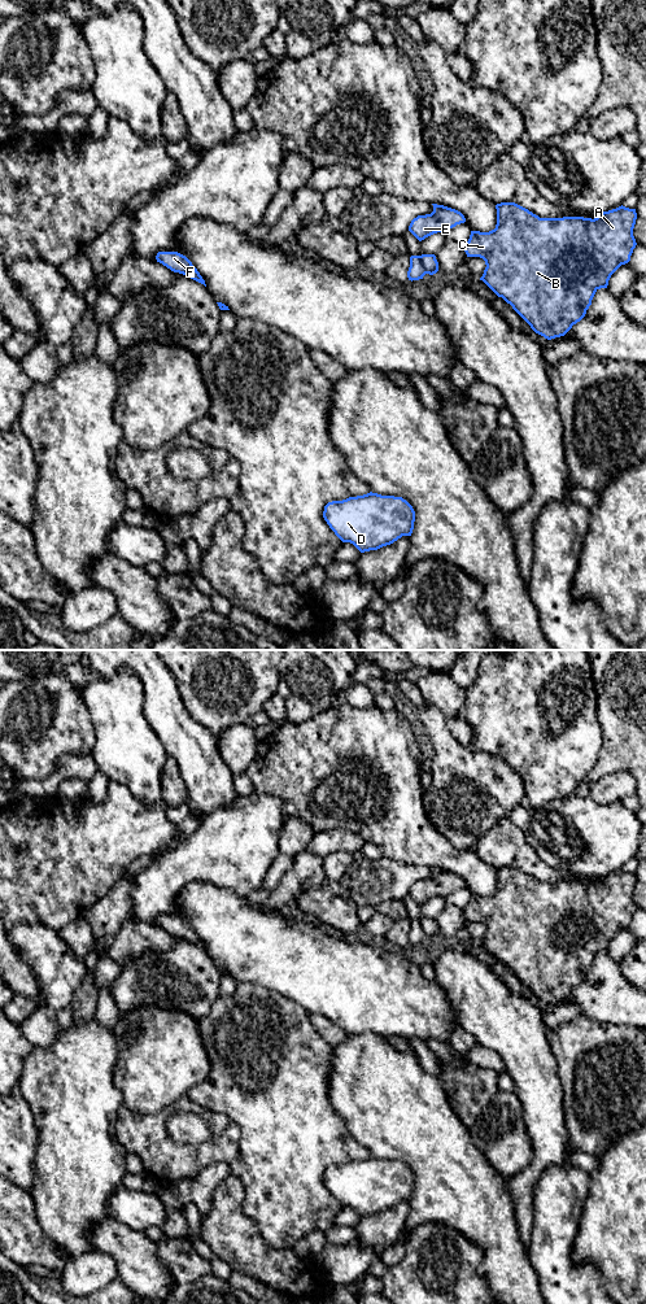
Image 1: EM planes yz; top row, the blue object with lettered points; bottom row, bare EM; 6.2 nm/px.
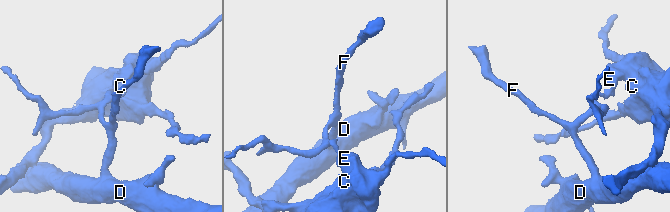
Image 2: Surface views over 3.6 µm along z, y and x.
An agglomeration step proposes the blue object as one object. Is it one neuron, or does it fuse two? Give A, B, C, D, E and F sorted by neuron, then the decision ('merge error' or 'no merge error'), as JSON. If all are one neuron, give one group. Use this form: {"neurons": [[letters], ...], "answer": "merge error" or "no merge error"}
{"neurons": [["A", "B", "C", "E"], ["D", "F"]], "answer": "merge error"}

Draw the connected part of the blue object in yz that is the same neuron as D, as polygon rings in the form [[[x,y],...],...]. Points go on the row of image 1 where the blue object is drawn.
[[[370,492],[328,502],[323,518],[342,542],[350,542],[365,553],[411,536],[415,511],[402,497]]]

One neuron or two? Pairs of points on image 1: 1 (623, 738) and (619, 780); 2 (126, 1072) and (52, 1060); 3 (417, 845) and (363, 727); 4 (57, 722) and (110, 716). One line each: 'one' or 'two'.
1: two
2: two
3: one
4: two

